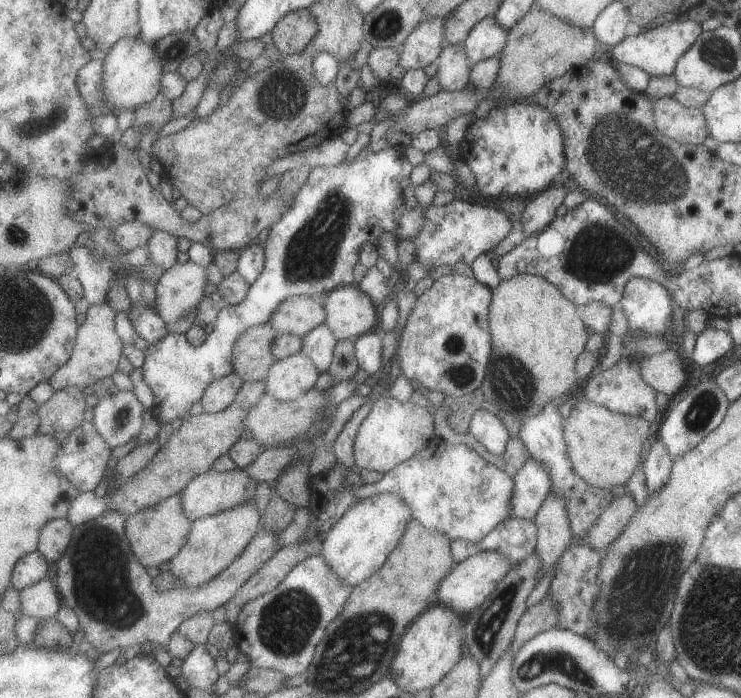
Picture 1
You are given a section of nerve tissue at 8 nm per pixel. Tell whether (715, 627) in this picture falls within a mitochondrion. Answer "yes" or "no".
yes

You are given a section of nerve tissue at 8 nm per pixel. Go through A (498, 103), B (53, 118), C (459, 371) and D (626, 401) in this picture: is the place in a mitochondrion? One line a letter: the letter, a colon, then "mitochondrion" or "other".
A: other
B: mitochondrion
C: mitochondrion
D: other

